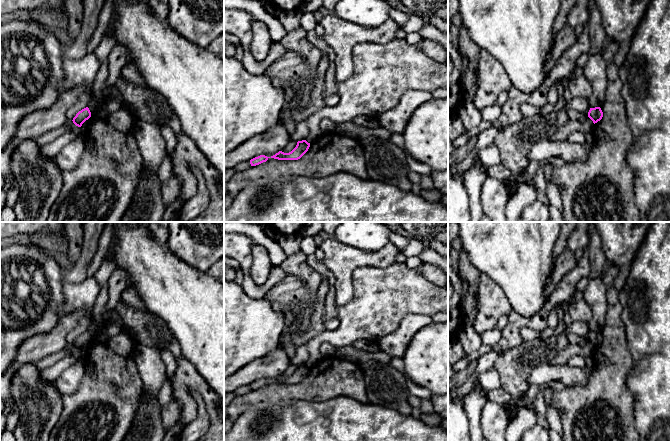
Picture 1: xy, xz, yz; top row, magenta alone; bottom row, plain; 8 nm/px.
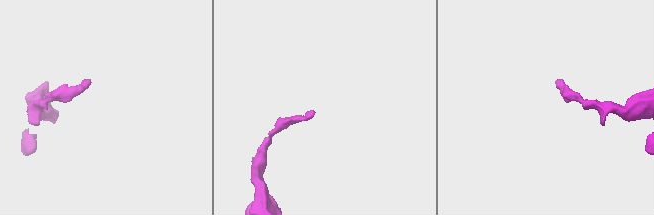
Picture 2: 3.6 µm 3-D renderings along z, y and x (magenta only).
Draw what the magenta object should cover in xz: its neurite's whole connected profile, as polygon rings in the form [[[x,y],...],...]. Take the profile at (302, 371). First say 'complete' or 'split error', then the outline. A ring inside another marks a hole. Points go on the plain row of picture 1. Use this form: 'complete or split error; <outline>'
complete; [[[306,364],[298,365],[296,371],[289,377],[279,375],[271,382],[278,384],[298,384],[300,383],[309,373],[310,367]]]

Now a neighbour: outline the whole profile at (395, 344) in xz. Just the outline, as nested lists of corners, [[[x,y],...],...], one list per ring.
[[[406,314],[397,329],[377,343],[378,350],[391,357],[403,358],[407,346],[415,334],[431,323],[432,318],[430,316]]]

